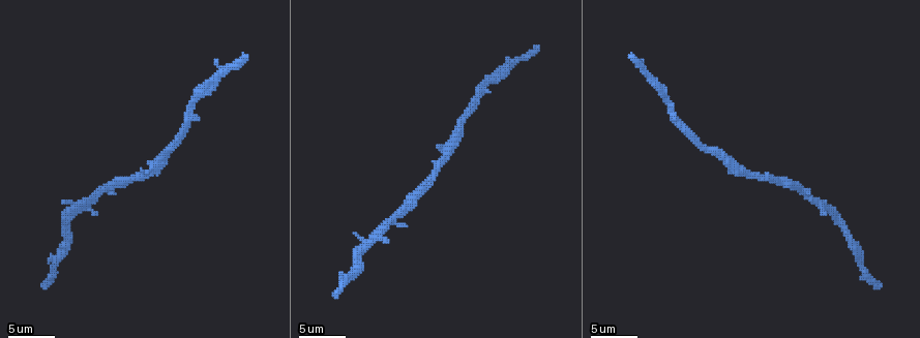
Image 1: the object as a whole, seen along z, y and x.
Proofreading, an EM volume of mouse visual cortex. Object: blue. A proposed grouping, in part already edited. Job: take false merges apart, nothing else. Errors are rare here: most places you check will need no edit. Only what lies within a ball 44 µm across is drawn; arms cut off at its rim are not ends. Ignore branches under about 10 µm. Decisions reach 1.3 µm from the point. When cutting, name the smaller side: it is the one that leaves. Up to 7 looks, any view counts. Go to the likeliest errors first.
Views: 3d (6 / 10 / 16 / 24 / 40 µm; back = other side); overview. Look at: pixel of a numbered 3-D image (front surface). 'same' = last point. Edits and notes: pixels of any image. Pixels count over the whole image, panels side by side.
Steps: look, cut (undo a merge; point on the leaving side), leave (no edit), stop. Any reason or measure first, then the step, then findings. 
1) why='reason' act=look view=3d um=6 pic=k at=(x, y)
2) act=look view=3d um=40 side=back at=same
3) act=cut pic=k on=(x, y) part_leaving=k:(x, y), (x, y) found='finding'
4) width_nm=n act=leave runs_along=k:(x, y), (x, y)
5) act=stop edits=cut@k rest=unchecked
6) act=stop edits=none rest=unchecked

why='side arm on a straight run' act=look view=3d um=10 pic=1 at=(370, 242)

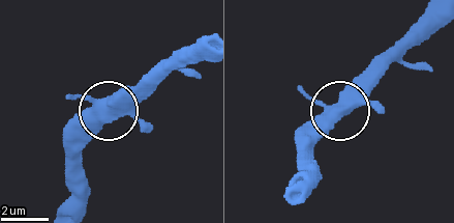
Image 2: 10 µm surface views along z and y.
act=look view=3d um=6 pic=2 at=(343, 110)

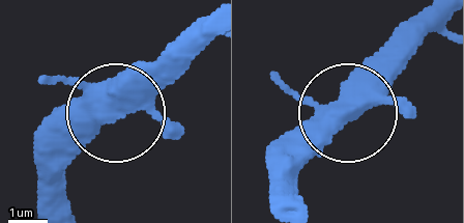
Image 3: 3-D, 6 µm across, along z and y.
width_nm=470 act=leave runs_along=3:(205, 35), (60, 171) found='all the same neuron'

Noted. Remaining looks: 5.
why='a narrow waist' act=look view=3d um=16 pic=1 at=(453, 135)

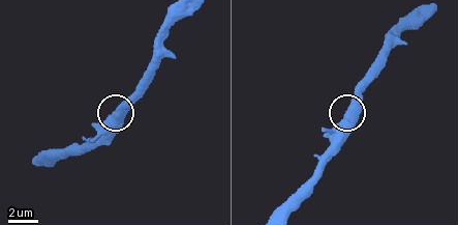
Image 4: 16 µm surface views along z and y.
act=look view=3d um=16 side=back pic=4 at=(348, 113)

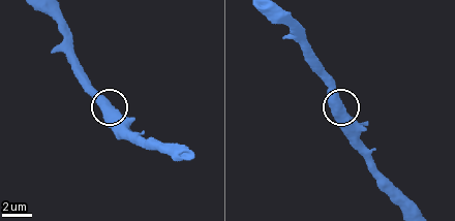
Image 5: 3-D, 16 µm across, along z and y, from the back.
width_nm=480 act=leave found='one neuron here'

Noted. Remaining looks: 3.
act=look view=3d um=6 pic=1 at=(143, 176)

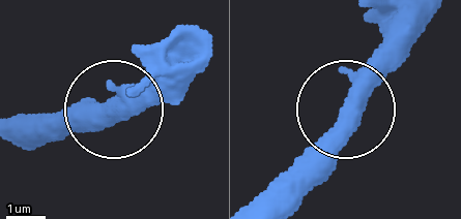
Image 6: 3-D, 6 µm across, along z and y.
why='from behind' act=look view=3d um=6 side=back pic=6 at=(112, 110)

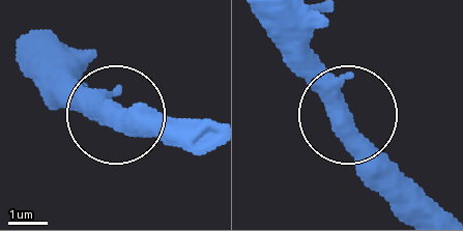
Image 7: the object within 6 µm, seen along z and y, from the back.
act=leave runs_along=7:(338, 118), (354, 122), (440, 207) found='continuous, no second neuron'

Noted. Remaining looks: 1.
act=stop edits=none rest=unchecked

